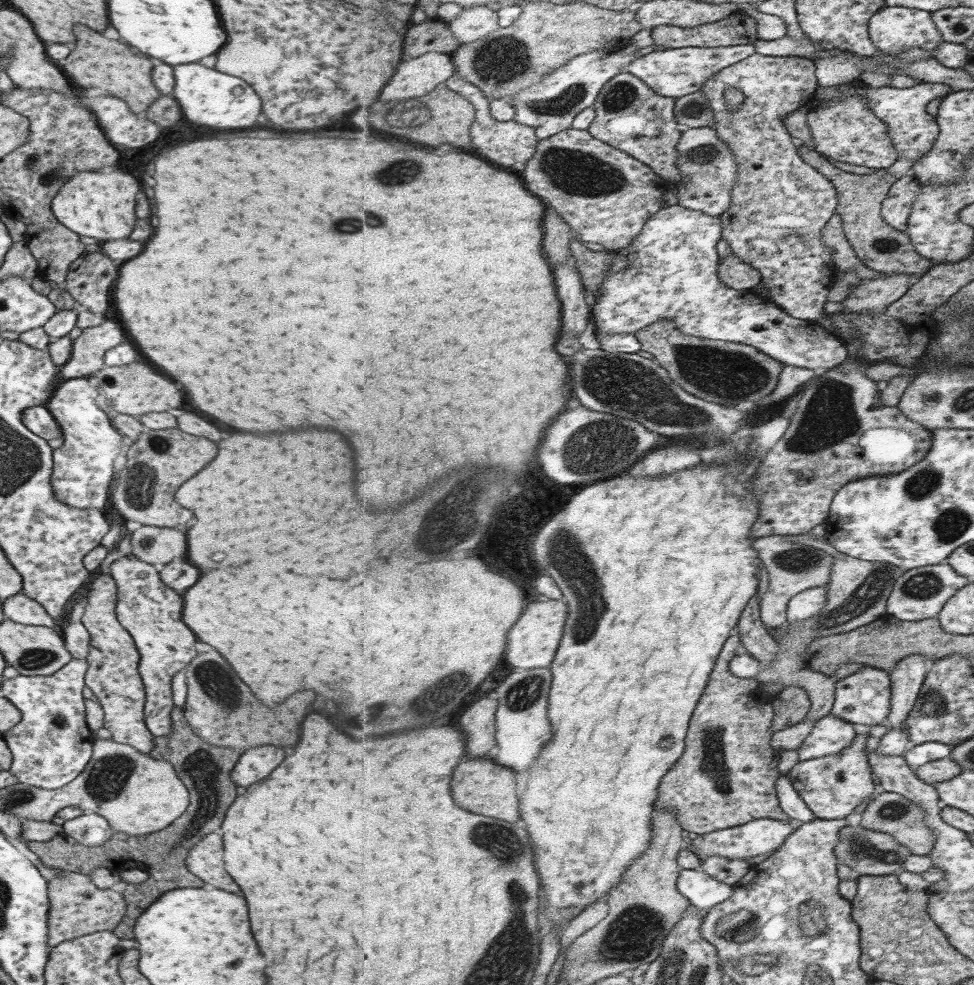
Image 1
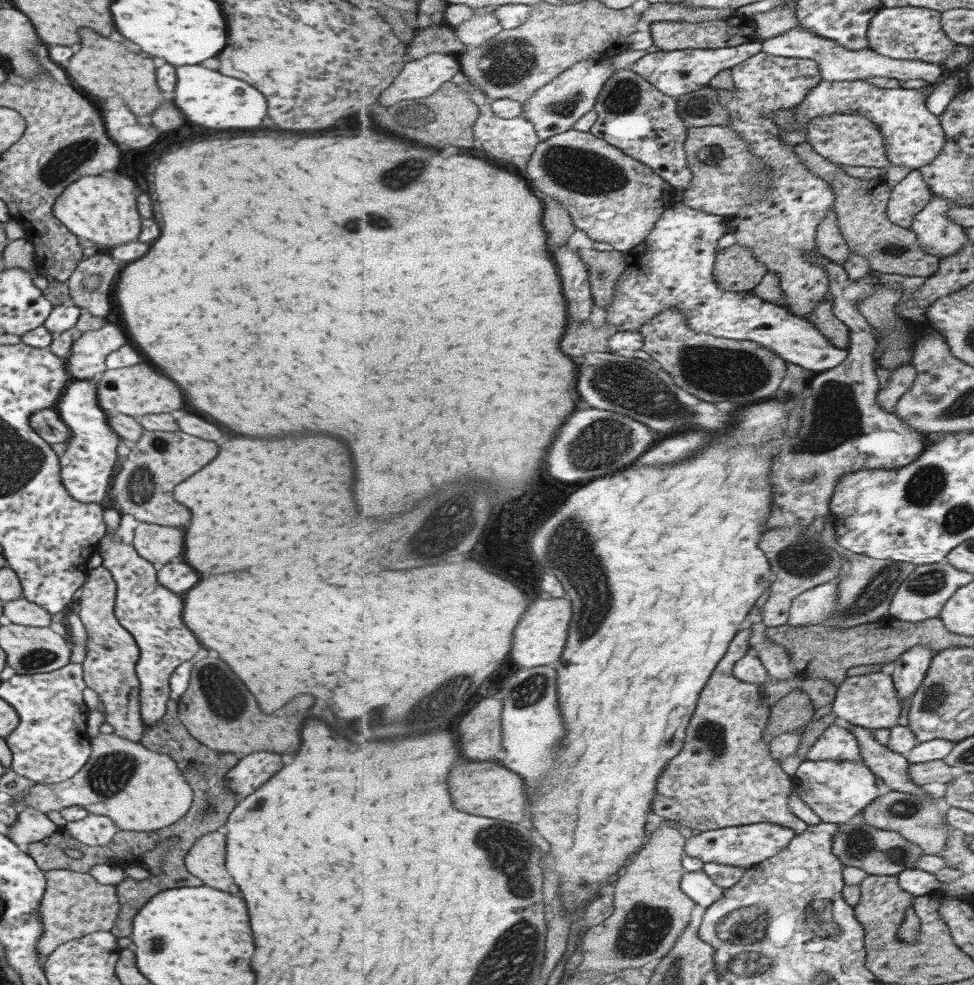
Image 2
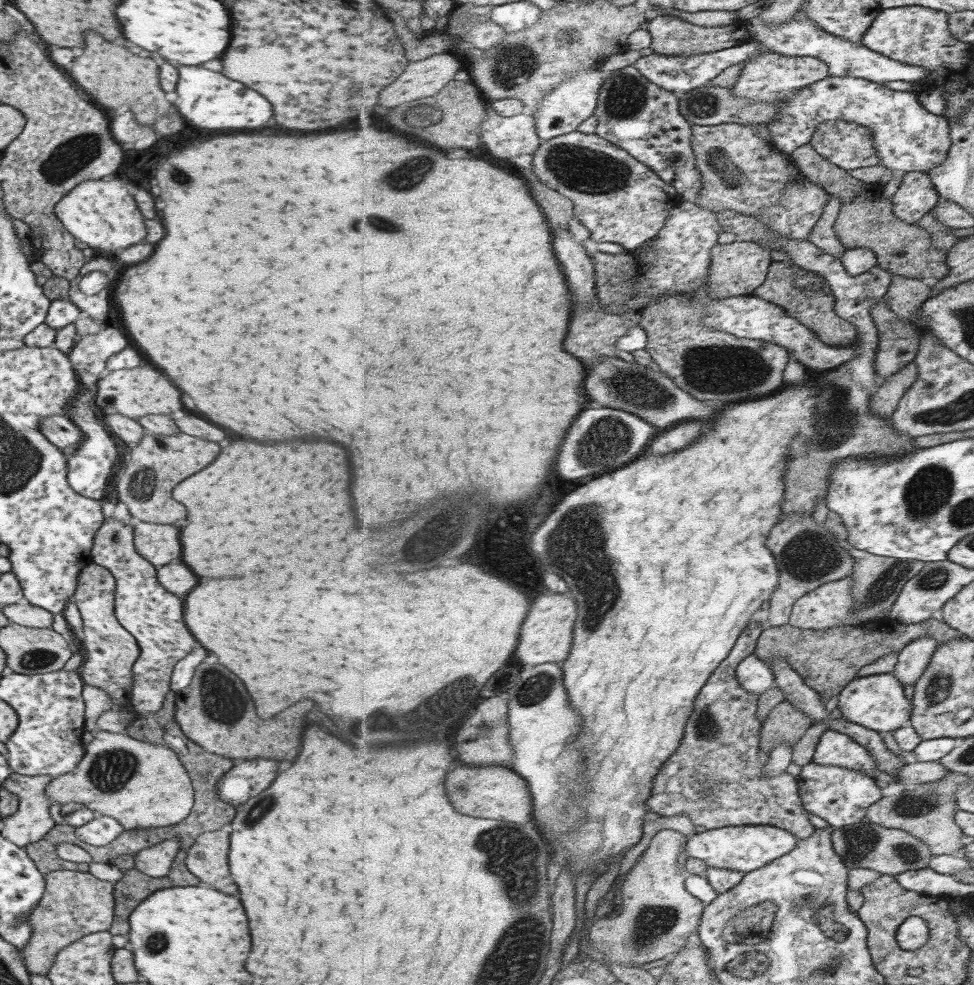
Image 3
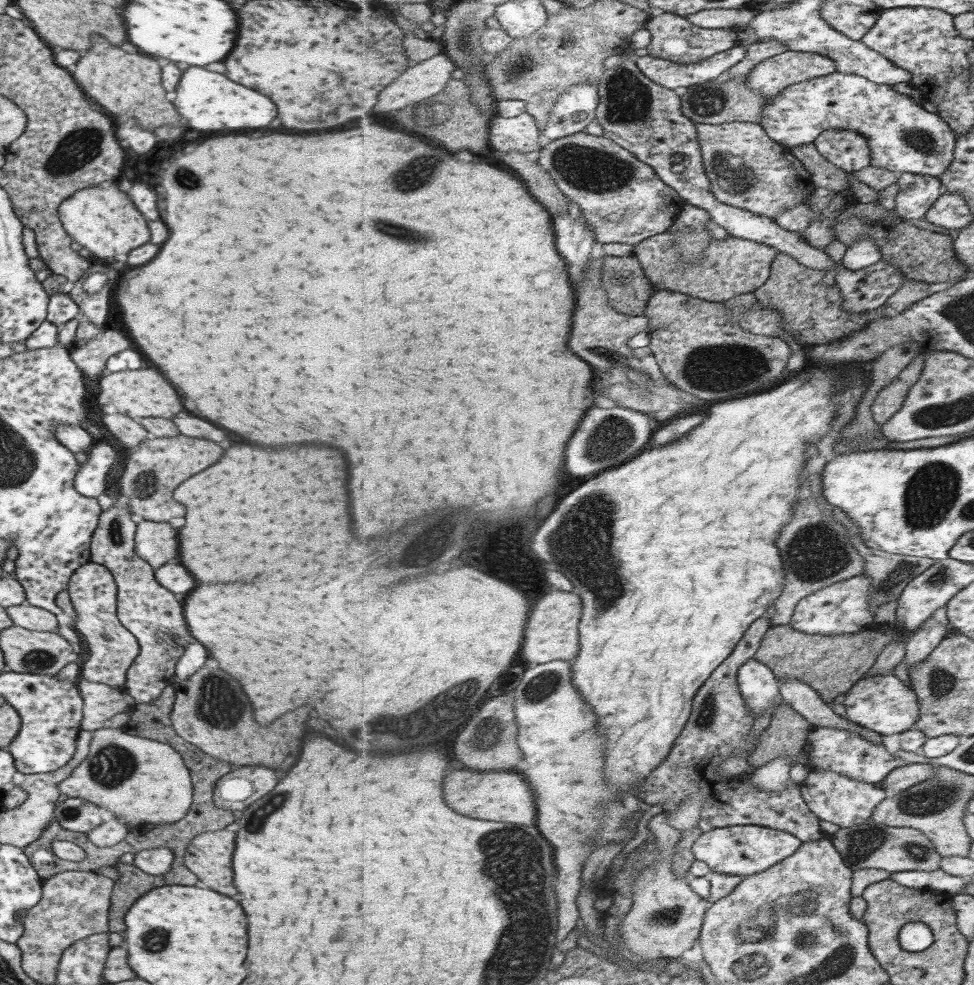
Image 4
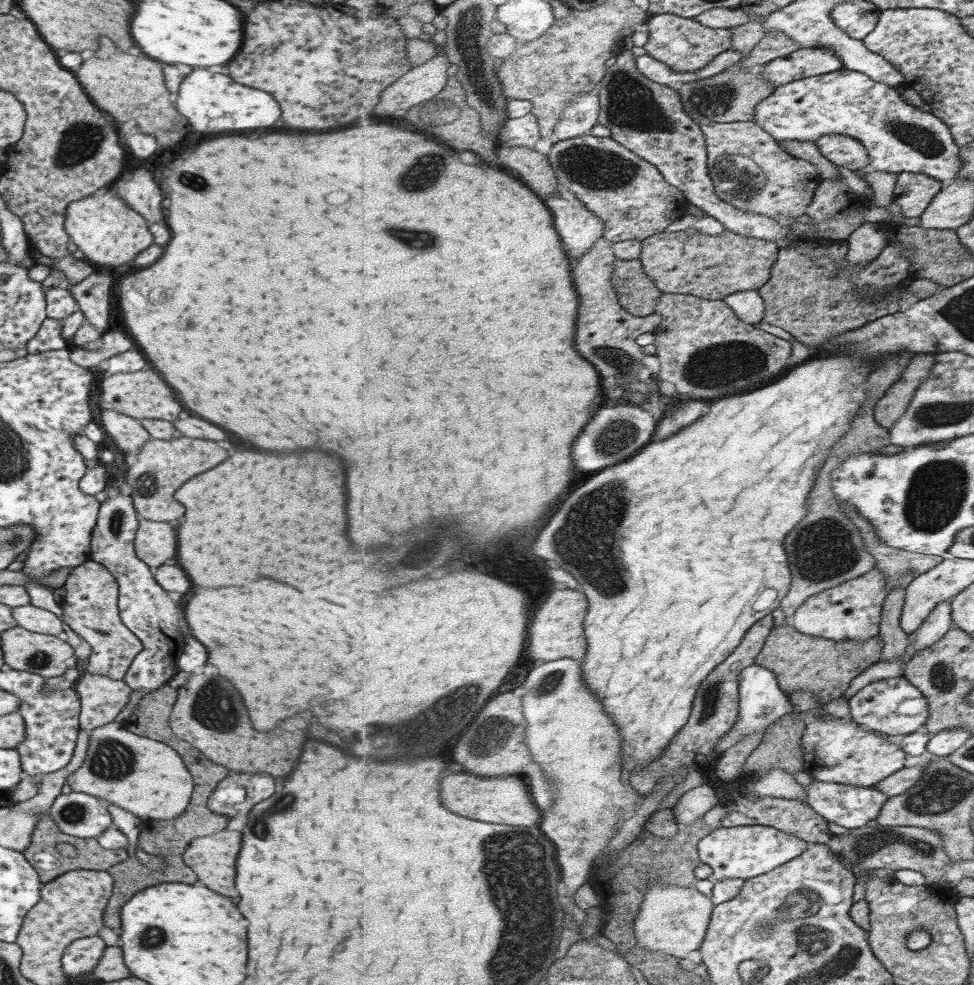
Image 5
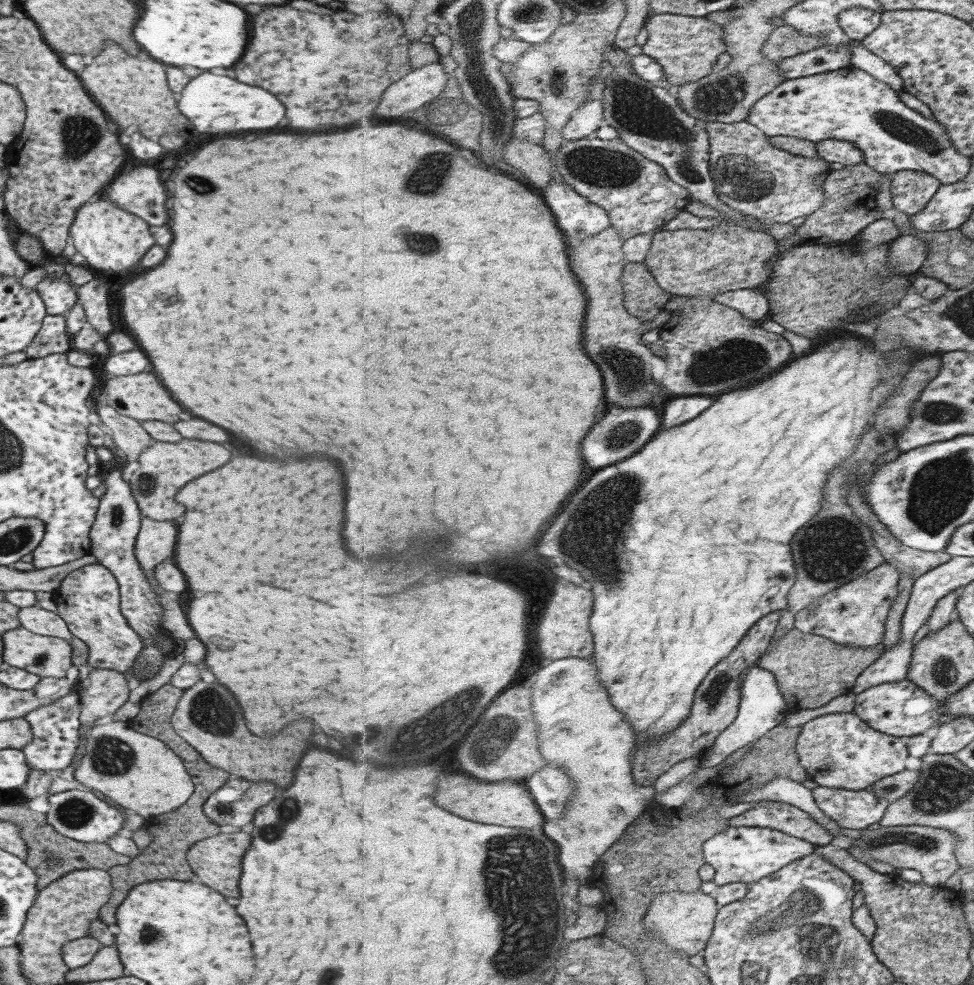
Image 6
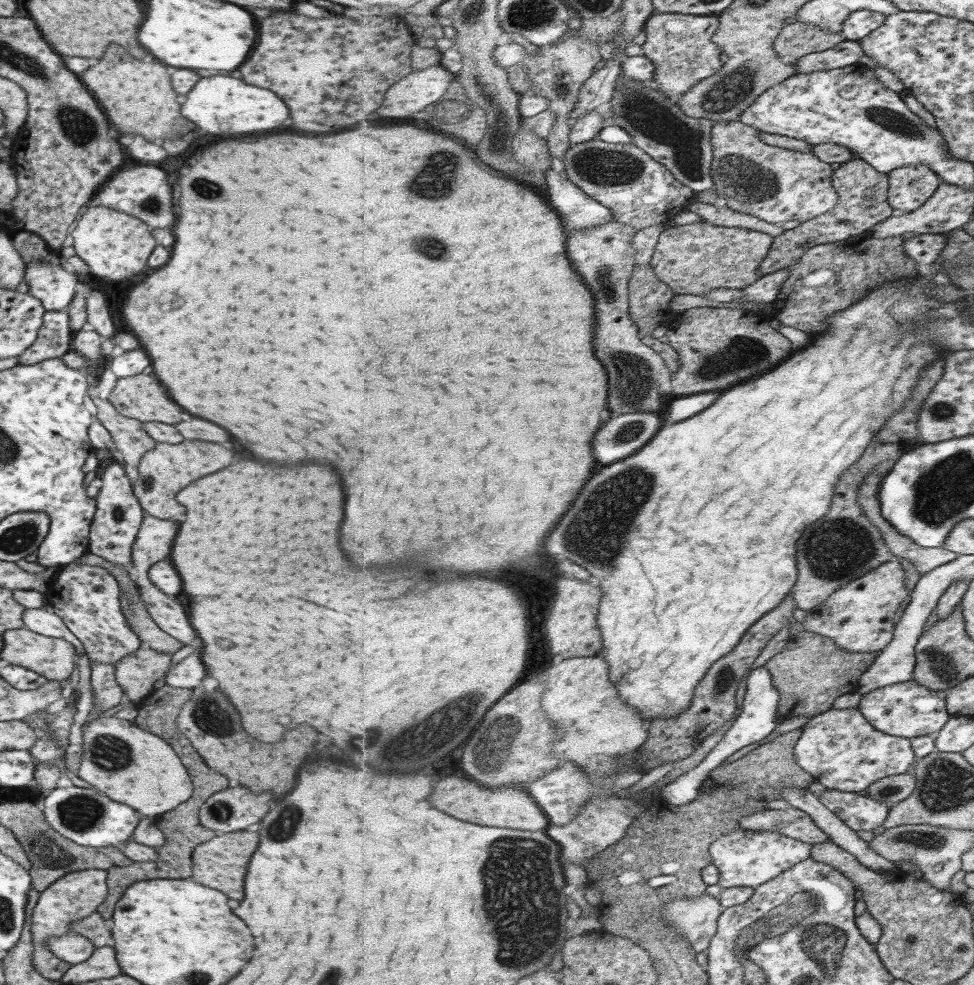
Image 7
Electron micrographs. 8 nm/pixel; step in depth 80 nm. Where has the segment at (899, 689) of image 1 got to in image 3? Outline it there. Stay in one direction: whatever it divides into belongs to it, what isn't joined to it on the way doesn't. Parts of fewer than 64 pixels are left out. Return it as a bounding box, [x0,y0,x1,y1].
[893,636,938,686]

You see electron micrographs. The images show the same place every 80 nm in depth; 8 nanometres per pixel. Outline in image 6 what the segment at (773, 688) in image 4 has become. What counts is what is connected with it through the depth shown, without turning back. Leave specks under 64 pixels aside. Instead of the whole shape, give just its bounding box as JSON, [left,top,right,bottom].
[700,665,788,768]

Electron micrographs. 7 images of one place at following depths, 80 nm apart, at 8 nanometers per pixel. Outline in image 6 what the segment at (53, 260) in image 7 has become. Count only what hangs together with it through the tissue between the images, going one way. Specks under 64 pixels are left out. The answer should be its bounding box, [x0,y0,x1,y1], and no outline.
[34,276,77,315]

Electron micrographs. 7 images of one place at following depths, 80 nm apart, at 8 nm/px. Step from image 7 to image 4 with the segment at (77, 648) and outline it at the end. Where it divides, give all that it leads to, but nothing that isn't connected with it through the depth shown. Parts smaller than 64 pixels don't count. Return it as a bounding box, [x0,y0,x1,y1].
[6,603,57,633]

